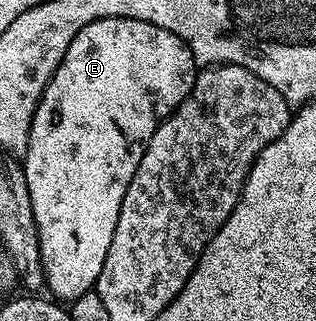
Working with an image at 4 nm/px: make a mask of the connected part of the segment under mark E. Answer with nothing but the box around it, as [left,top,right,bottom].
[24,17,196,301]

